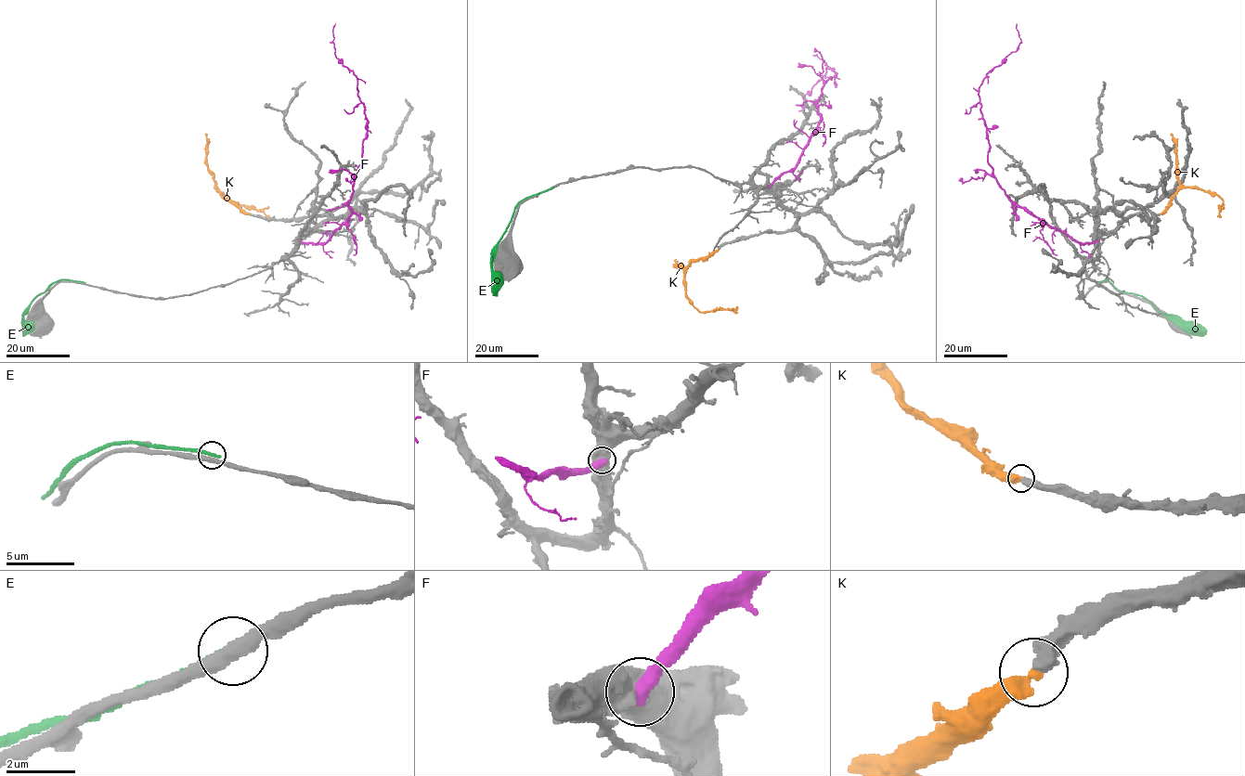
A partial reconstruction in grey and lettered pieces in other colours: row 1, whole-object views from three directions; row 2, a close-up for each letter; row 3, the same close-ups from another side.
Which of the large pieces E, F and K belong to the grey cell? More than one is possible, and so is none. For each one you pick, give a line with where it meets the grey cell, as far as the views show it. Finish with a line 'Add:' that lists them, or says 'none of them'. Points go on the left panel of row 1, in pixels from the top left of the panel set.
K: Touches grey at (249, 213)
Add: K

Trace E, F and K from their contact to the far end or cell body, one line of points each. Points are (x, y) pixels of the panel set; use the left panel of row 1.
E: (83, 282), (59, 279), (37, 295), (24, 315), (25, 331)
F: (301, 239), (323, 244), (351, 215), (348, 200), (362, 161), (363, 104), (356, 75), (336, 58), (335, 23)
K: (249, 213), (226, 200), (216, 187), (239, 204), (260, 210), (268, 217)

